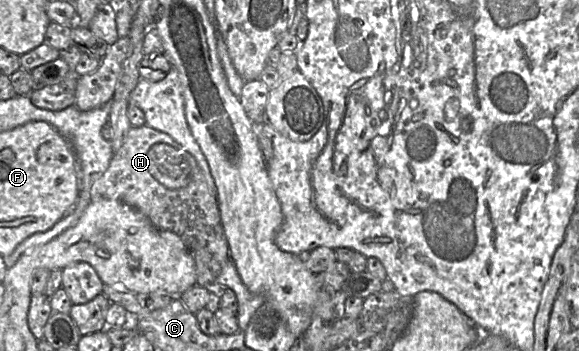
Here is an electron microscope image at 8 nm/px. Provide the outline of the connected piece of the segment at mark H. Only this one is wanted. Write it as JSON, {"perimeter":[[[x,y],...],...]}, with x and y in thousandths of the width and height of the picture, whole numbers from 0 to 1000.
{"perimeter":[[[247,359],[242,365],[226,365],[216,407],[199,436],[183,490],[159,527],[155,538],[155,558],[159,575],[169,575],[180,567],[190,567],[190,570],[202,570],[223,587],[228,587],[238,595],[240,601],[244,601],[269,647],[282,655],[297,658],[304,670],[307,670],[316,687],[316,692],[320,695],[321,707],[325,709],[325,715],[328,718],[335,741],[339,806],[345,815],[351,818],[364,815],[371,792],[382,772],[385,752],[392,738],[396,738],[394,689],[382,635],[380,601],[378,601],[373,556],[364,553],[359,527],[354,516],[354,507],[351,504],[333,442],[328,439],[325,430],[321,430],[313,413],[309,413],[306,405],[302,405],[294,387],[290,387],[285,379],[269,373],[268,368],[259,365],[256,359]]]}

